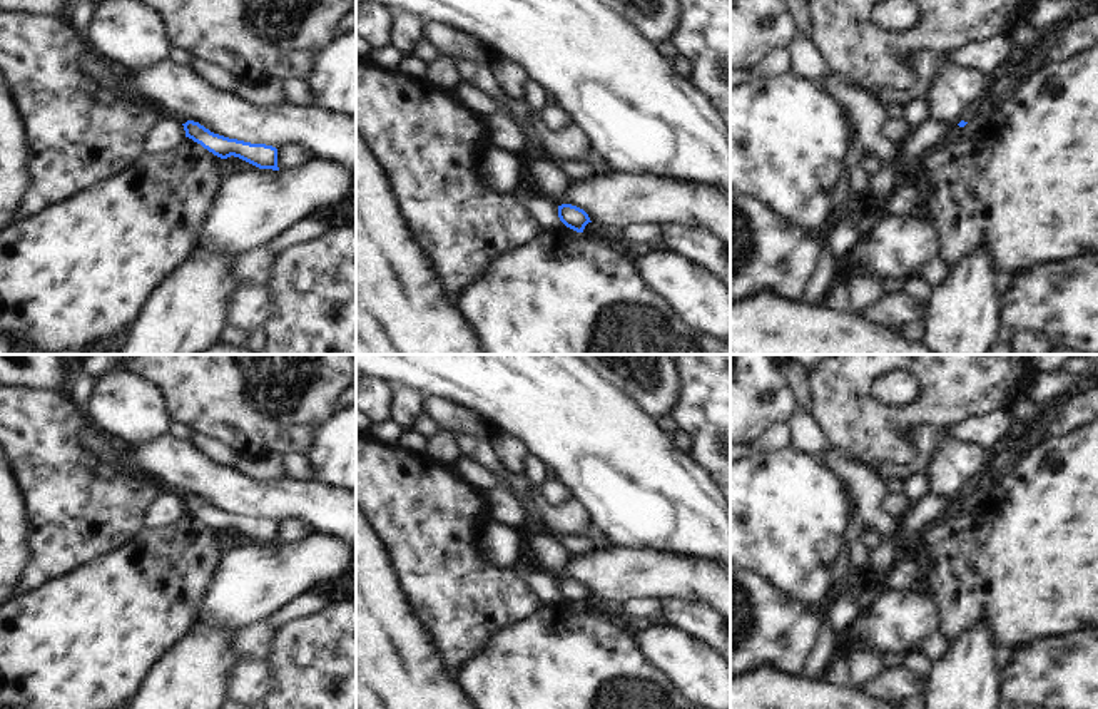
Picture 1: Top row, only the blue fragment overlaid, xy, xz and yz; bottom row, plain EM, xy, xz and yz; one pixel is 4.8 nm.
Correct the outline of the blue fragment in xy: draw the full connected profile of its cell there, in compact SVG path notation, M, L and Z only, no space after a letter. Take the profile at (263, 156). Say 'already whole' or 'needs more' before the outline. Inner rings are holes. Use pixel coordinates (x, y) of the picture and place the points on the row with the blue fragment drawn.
already whole; M187 120L184 125L186 137L201 144L204 149L212 152L221 159L227 159L231 156L239 157L259 169L272 169L277 167L277 149L266 144L251 144L237 139L229 139L219 134L211 132L204 125L194 120Z

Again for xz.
already whole; M572 204L558 206L558 217L567 227L577 232L583 232L585 226L592 222L583 209Z

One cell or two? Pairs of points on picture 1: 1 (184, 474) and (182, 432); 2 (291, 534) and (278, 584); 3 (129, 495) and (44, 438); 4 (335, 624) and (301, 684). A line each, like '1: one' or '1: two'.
1: two
2: two
3: one
4: one

